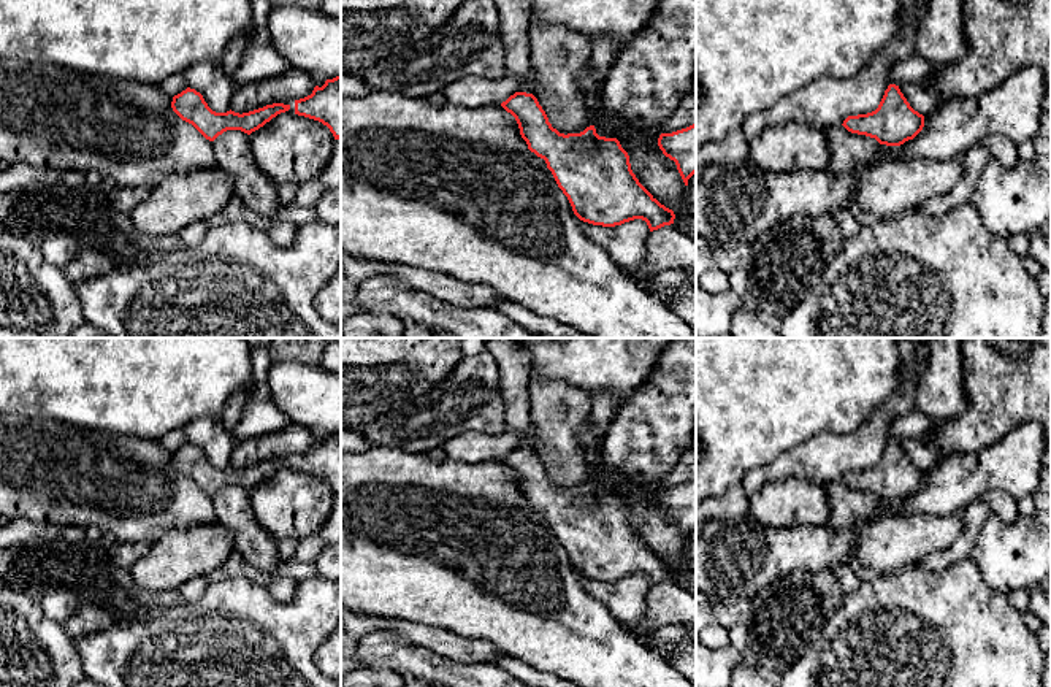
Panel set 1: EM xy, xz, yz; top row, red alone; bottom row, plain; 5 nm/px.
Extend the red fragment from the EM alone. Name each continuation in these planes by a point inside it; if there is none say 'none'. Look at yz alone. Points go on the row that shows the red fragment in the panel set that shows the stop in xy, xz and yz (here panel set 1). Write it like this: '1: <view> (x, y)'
none

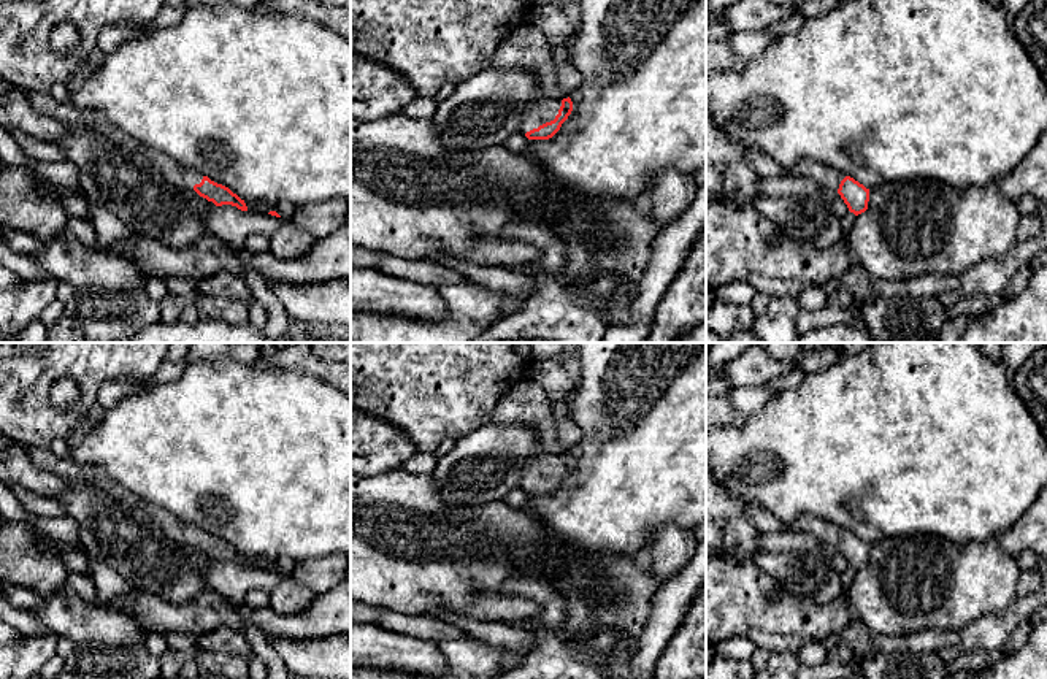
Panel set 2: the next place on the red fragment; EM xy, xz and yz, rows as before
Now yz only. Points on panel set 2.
1: yz (824, 176)

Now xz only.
1: xz (543, 108)

